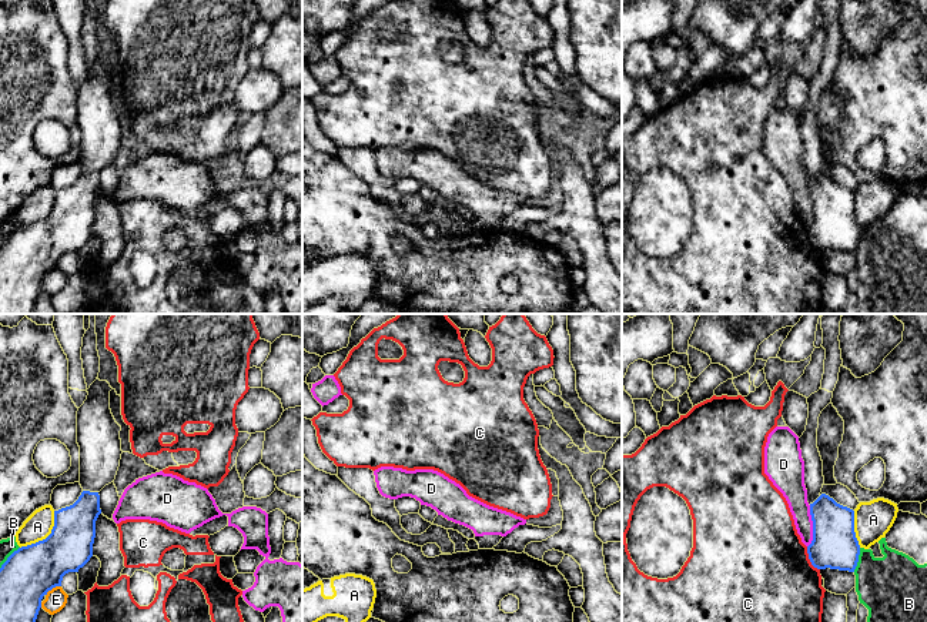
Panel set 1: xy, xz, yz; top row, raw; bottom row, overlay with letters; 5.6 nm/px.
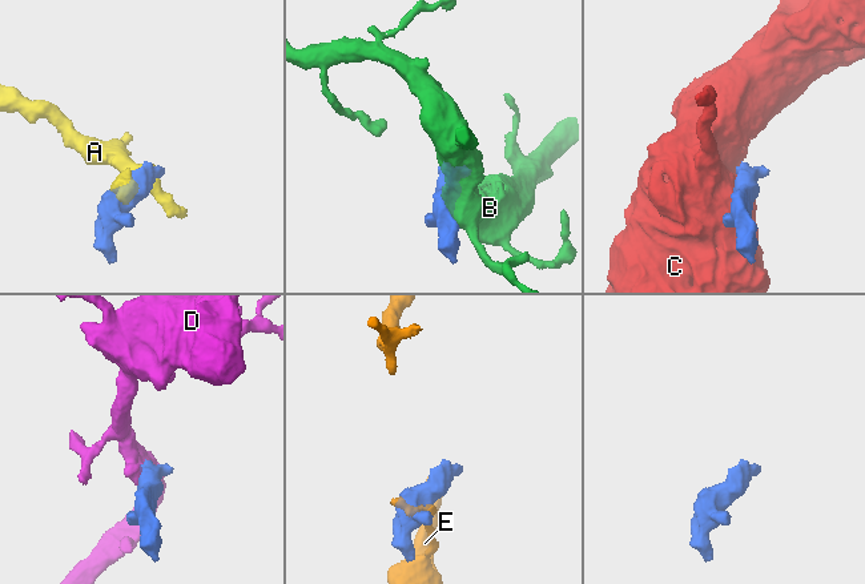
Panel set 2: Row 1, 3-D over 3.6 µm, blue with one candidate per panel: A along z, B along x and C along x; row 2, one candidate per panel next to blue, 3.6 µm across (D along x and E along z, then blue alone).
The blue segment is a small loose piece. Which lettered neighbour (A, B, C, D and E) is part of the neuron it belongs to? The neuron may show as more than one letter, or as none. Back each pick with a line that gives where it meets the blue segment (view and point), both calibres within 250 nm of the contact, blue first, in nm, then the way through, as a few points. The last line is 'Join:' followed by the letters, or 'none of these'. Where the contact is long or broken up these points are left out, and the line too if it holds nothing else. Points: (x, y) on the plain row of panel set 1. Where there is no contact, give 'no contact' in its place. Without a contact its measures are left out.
Join: none of these

